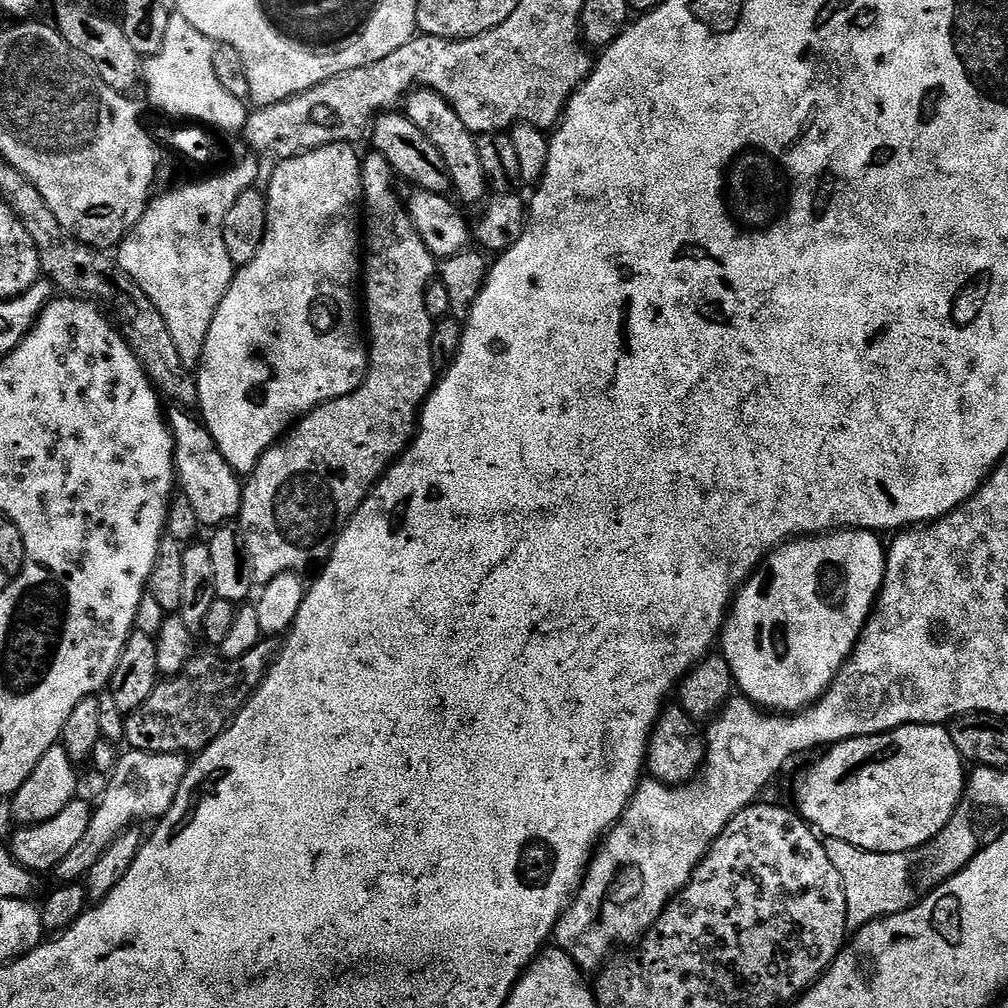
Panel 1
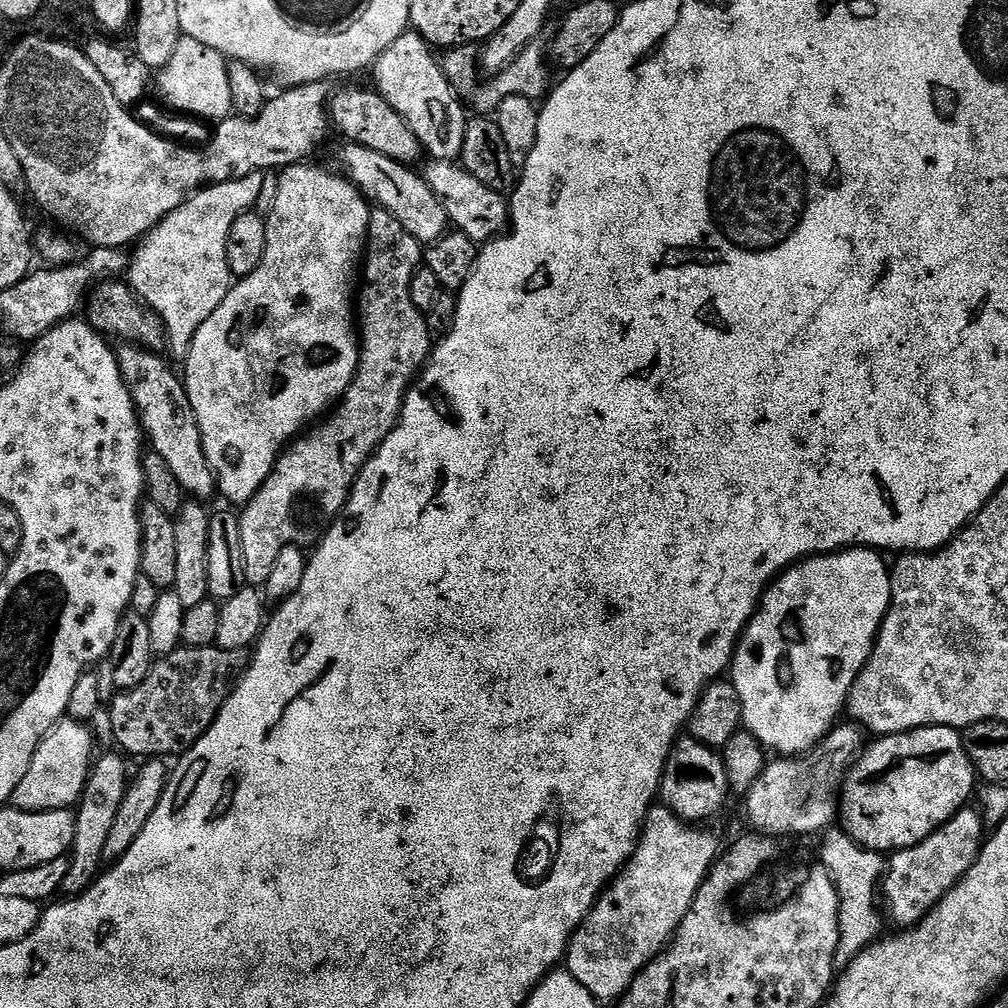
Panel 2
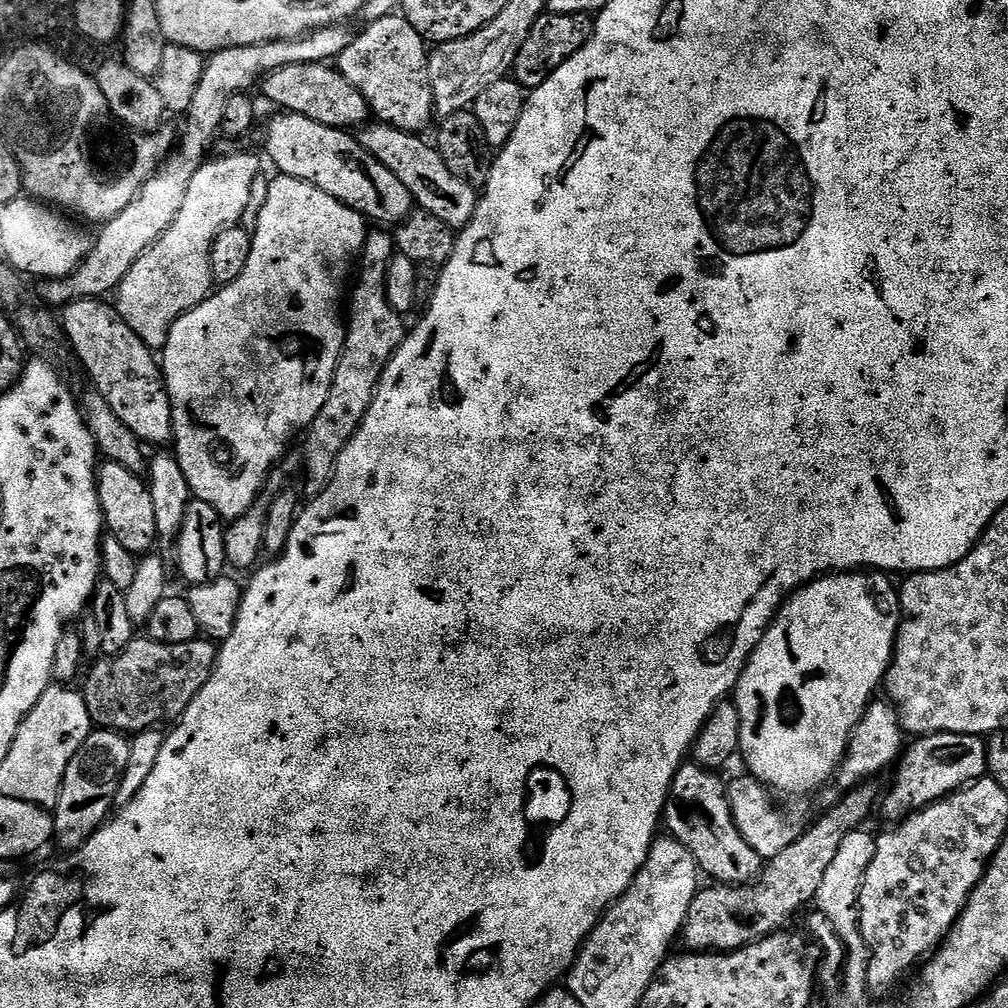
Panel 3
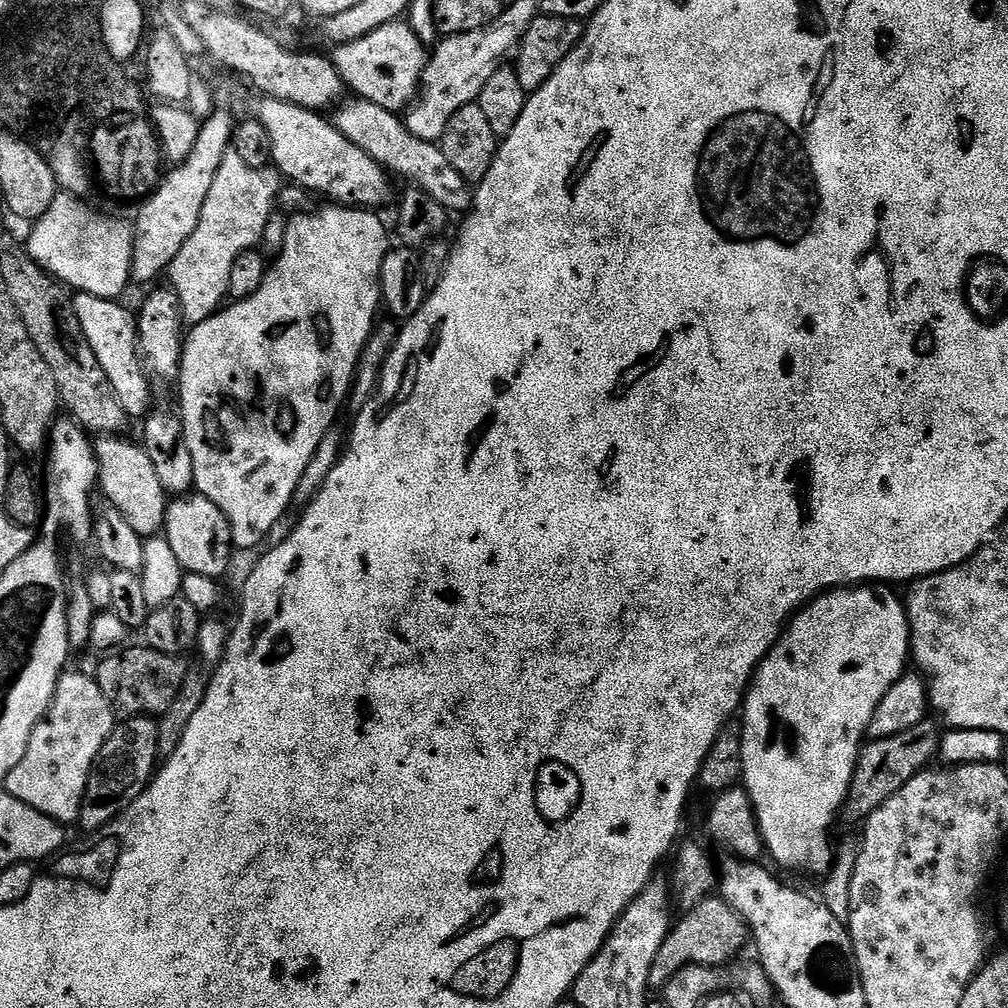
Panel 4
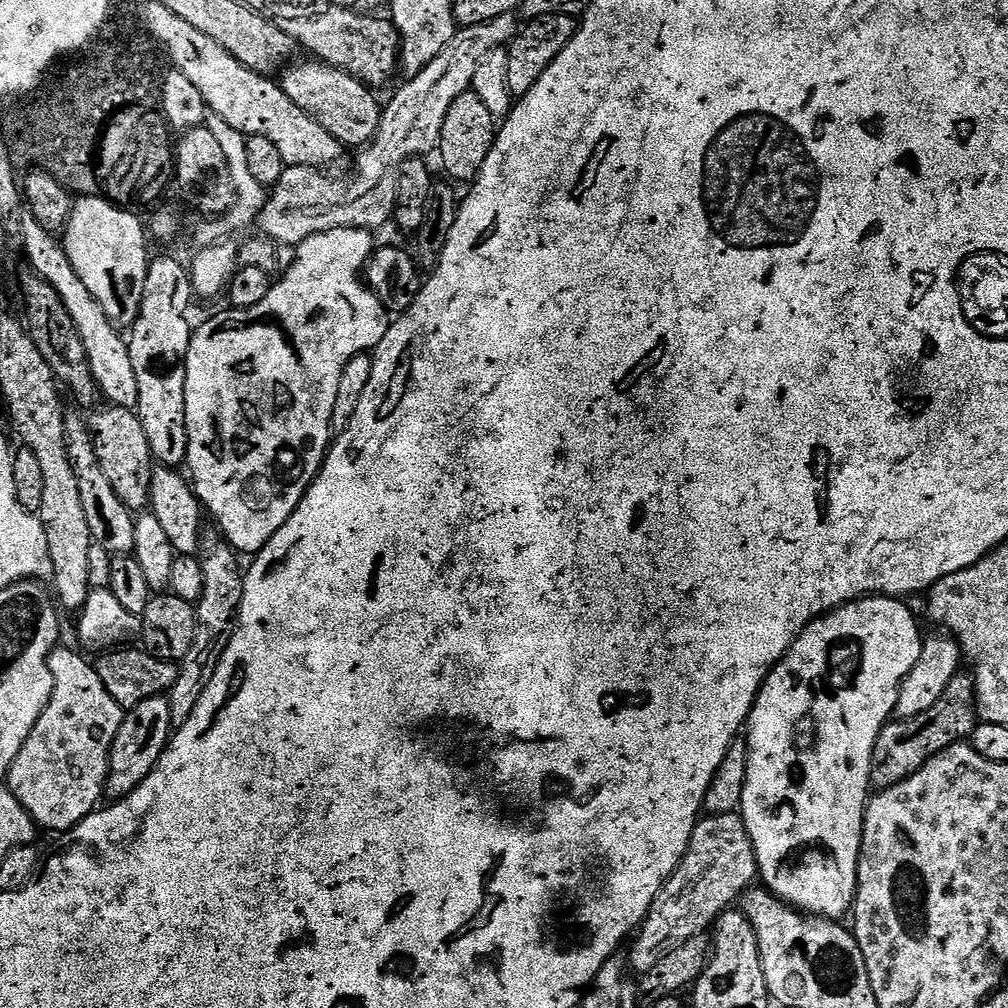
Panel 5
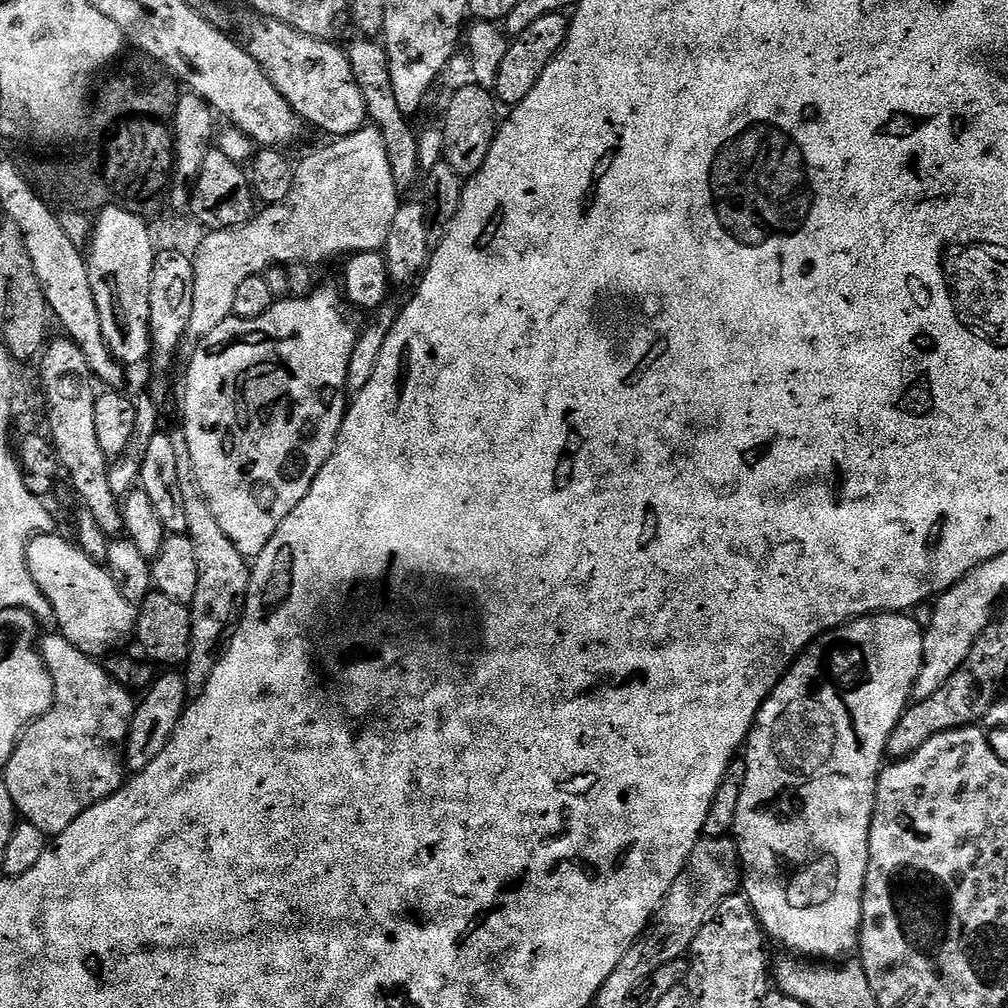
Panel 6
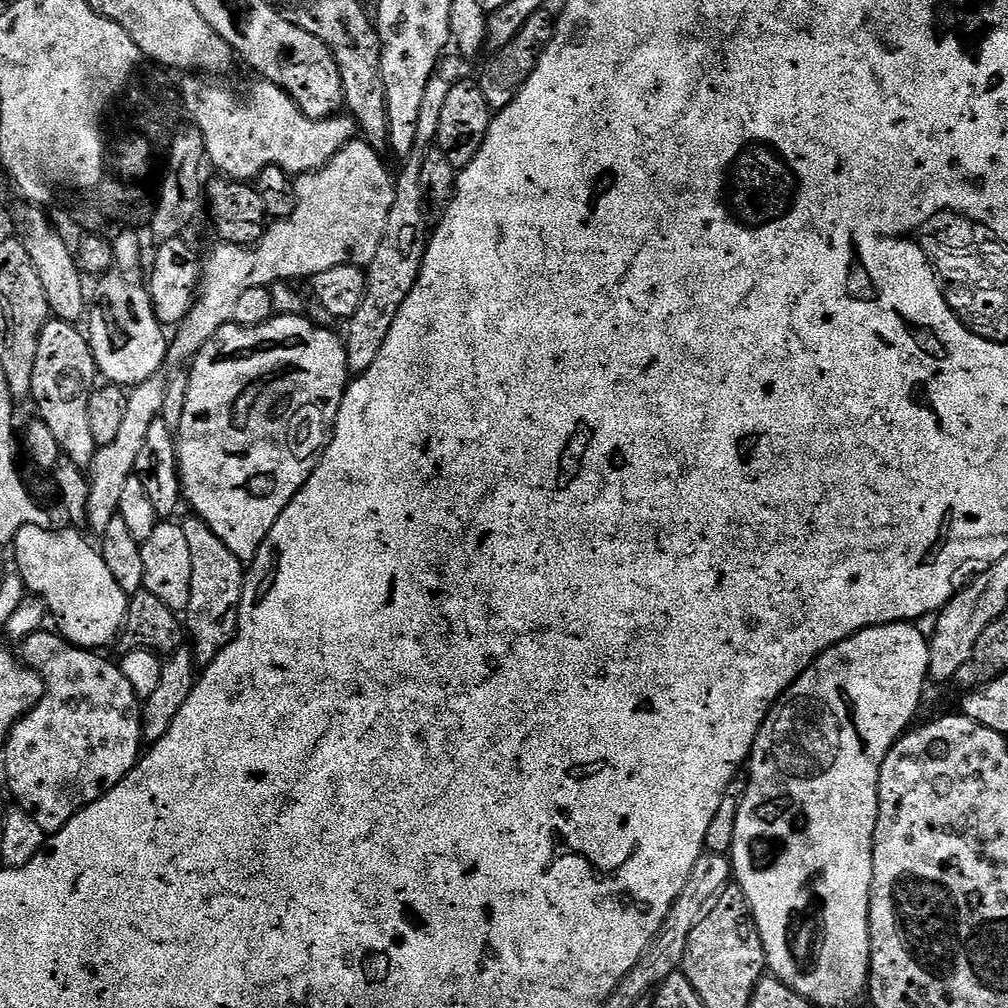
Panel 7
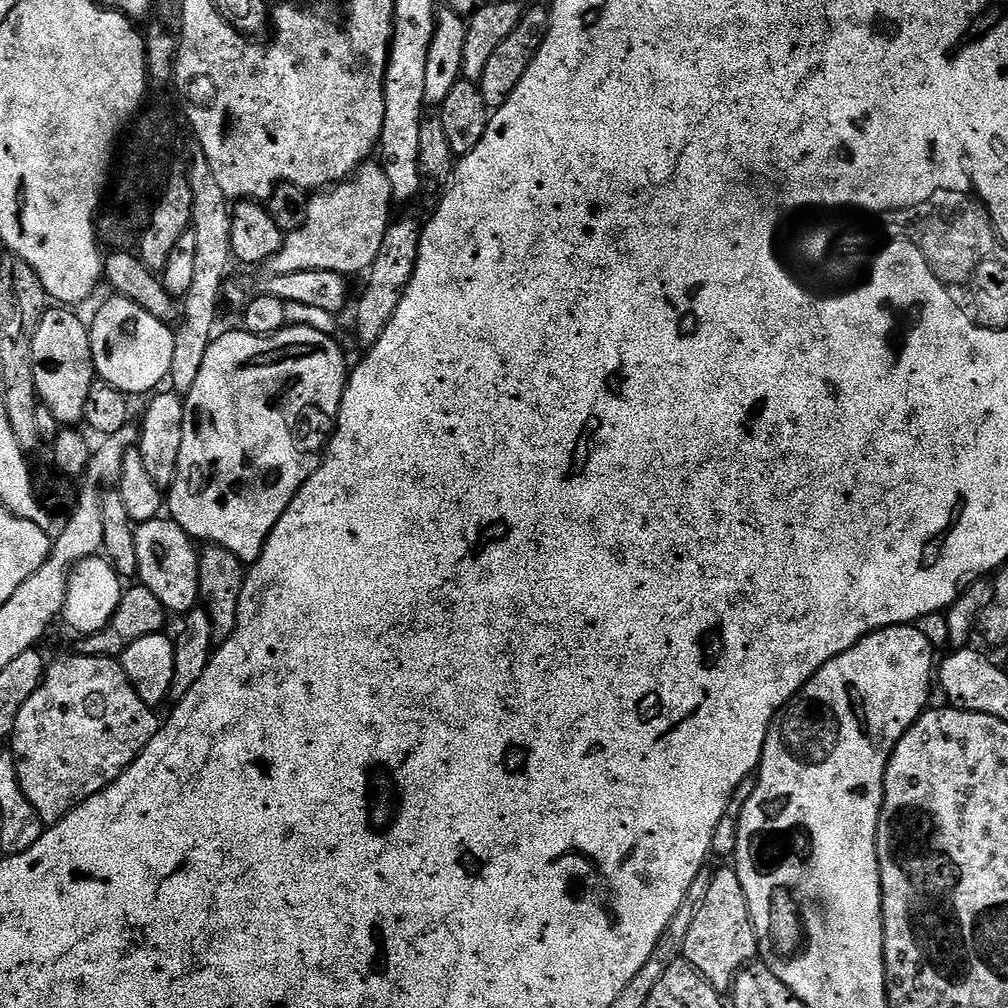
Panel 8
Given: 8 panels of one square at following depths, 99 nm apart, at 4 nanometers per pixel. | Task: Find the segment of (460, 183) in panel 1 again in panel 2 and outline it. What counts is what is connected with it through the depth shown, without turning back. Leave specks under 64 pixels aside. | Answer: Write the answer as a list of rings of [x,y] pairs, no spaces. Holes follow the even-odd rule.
[[[406,31],[394,42],[390,42],[390,46],[386,46],[386,50],[376,59],[370,69],[373,80],[371,83],[374,85],[375,91],[379,92],[382,98],[386,98],[386,102],[390,102],[390,106],[394,106],[394,110],[406,122],[406,126],[414,132],[425,153],[432,160],[456,162],[459,161],[462,154],[462,142],[466,136],[469,117],[464,116],[464,108],[460,105],[462,103],[461,97],[453,88],[452,83],[448,81],[441,61],[435,60],[432,55],[434,55],[432,45],[427,44],[417,32]]]

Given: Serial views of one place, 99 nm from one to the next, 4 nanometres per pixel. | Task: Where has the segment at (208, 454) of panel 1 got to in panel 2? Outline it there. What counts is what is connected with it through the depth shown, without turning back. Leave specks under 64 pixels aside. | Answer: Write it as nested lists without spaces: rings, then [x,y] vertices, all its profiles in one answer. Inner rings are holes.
[[[125,343],[115,349],[116,361],[122,378],[130,390],[130,398],[136,404],[136,412],[142,421],[142,431],[155,455],[164,459],[164,465],[178,478],[182,490],[193,501],[208,502],[218,492],[218,481],[213,474],[202,446],[202,434],[194,410],[188,401],[183,379],[168,369],[169,361],[161,355]]]

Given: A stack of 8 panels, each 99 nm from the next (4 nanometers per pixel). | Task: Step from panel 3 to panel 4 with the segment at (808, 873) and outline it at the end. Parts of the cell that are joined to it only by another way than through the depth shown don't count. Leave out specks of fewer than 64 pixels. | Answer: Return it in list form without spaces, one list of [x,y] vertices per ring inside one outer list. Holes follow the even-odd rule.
[[[926,718],[910,730],[902,730],[902,734],[882,740],[869,739],[860,749],[852,785],[848,791],[848,798],[844,801],[843,815],[848,815],[852,820],[860,820],[859,822],[867,821],[868,817],[874,814],[874,810],[878,810],[886,801],[894,798],[894,794],[898,794],[898,790],[902,790],[906,782],[925,771],[937,759],[941,739],[941,725],[932,718]],[[713,894],[707,900],[689,909],[682,920],[677,919],[654,966],[650,970],[649,989],[663,990],[670,980],[678,974],[678,970],[699,966],[702,968],[719,969],[720,964],[732,960],[744,948],[744,943],[749,943],[750,933],[748,925],[729,904],[719,895]]]

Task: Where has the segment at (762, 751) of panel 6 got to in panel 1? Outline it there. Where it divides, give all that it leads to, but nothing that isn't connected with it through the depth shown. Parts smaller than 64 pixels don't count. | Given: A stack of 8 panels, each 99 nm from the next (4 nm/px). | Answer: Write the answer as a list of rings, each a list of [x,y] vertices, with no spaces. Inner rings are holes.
[[[845,528],[825,532],[811,538],[792,538],[787,544],[781,544],[779,548],[773,548],[768,554],[766,563],[741,586],[736,593],[728,618],[722,629],[722,655],[732,671],[732,679],[735,687],[758,708],[763,708],[772,714],[795,714],[804,708],[810,708],[817,700],[824,697],[828,687],[834,682],[834,678],[840,672],[840,667],[848,660],[848,655],[854,650],[854,646],[860,641],[860,635],[864,629],[864,623],[868,615],[872,613],[872,607],[876,604],[876,595],[884,586],[884,571],[886,570],[886,544],[877,533],[869,532],[867,528]]]

